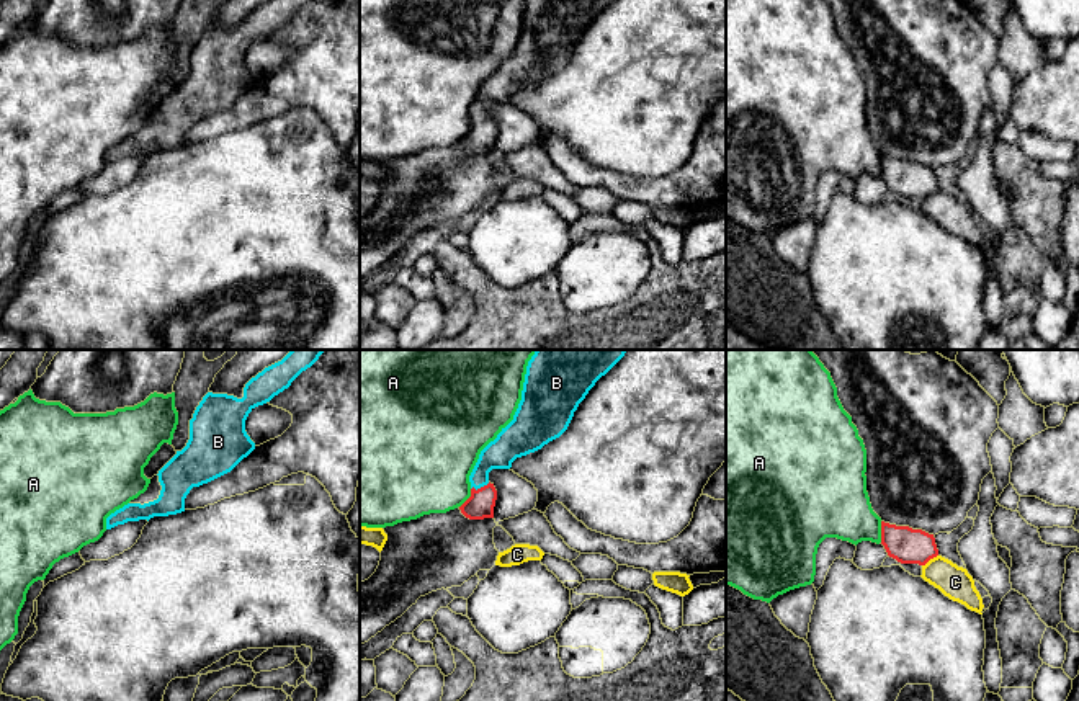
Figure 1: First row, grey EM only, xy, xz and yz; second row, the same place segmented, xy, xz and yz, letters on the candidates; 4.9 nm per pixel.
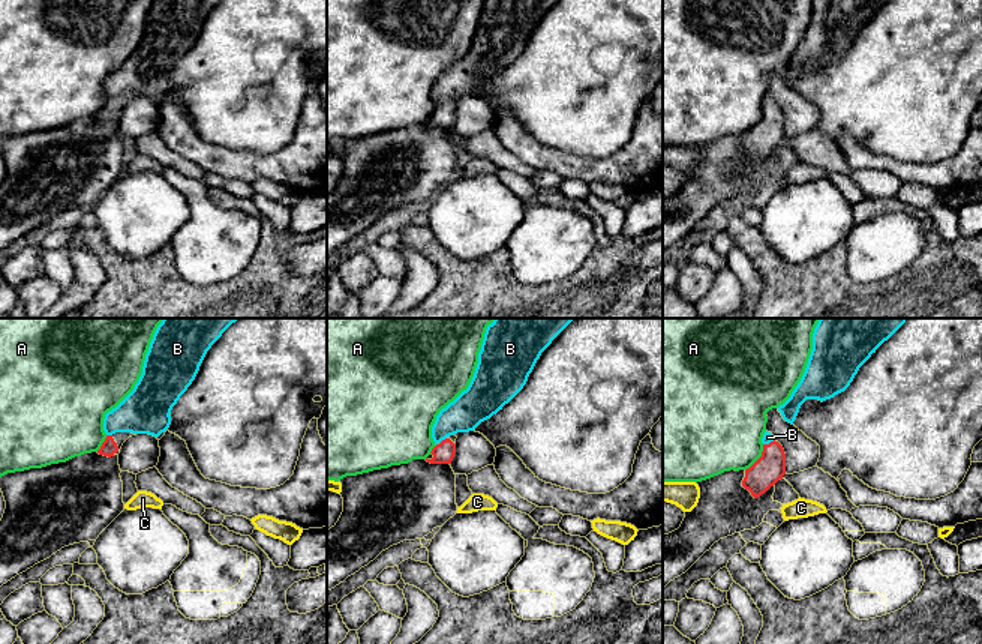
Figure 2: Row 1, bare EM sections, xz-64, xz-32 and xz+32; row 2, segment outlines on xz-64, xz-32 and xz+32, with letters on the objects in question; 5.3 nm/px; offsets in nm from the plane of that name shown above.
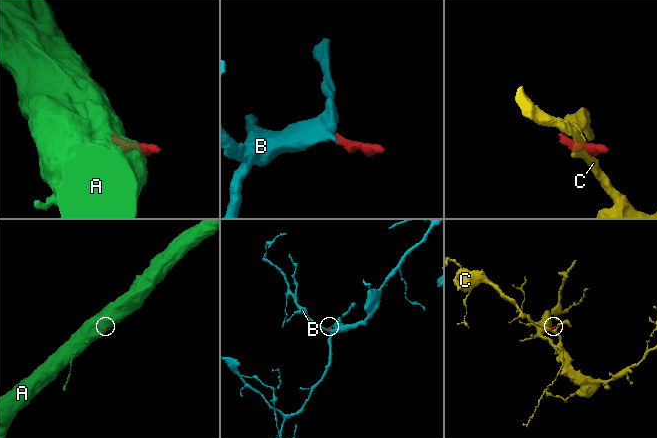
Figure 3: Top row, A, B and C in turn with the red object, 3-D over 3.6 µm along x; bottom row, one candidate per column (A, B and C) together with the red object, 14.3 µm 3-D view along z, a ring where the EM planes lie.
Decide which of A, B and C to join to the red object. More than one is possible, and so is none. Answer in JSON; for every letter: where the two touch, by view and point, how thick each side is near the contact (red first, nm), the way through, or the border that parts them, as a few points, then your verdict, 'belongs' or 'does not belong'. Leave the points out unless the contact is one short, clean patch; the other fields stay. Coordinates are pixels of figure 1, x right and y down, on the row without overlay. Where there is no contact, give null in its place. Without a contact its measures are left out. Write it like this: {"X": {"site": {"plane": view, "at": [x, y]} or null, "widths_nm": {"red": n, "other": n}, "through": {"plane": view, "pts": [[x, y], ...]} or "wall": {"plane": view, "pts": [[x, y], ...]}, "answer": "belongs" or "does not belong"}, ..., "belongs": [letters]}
{"A": {"site": {"plane": "yz", "at": [882, 165]}, "widths_nm": {"red": 180, "other": 300}, "wall": {"plane": "yz", "pts": [[880, 156], [882, 175]]}, "answer": "does not belong"}, "B": {"site": {"plane": "xz", "at": [481, 121]}, "widths_nm": {"red": 140, "other": 150}, "through": {"plane": "xz", "pts": [[479, 139], [481, 121], [481, 107], [509, 79]]}, "answer": "belongs"}, "C": {"site": {"plane": "yz", "at": [929, 193]}, "widths_nm": {"red": 180, "other": 160}, "wall": {"plane": "yz", "pts": [[937, 188], [922, 200]]}, "answer": "does not belong"}, "belongs": ["B"]}

